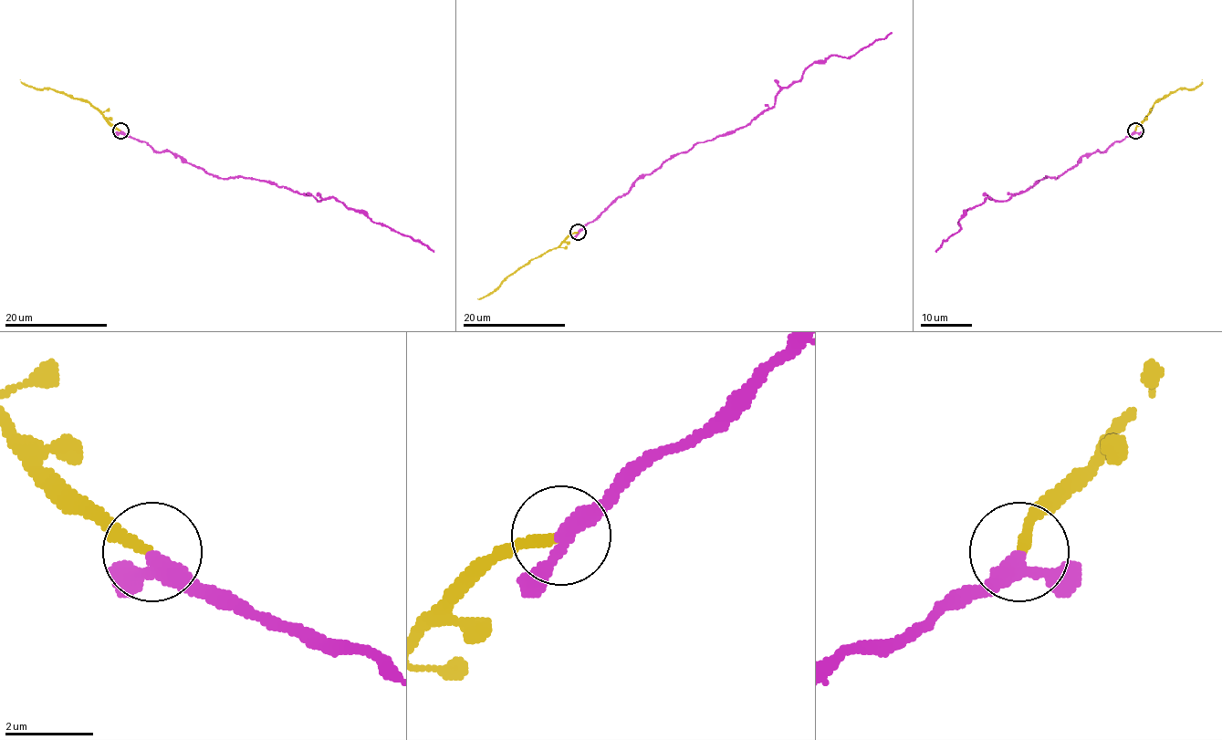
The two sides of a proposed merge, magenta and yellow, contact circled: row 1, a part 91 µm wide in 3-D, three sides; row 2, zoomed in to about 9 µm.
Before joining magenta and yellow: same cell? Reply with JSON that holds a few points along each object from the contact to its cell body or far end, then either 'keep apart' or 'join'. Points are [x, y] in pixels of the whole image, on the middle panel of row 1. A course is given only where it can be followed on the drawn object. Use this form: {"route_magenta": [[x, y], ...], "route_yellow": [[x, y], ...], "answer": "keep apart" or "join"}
{"route_magenta": [[578, 232], [664, 162], [697, 143], [746, 126], [813, 63], [823, 63], [831, 56], [850, 58], [892, 32]], "route_yellow": [[578, 232], [571, 233], [555, 248], [530, 258], [492, 290], [478, 298]], "answer": "join"}

